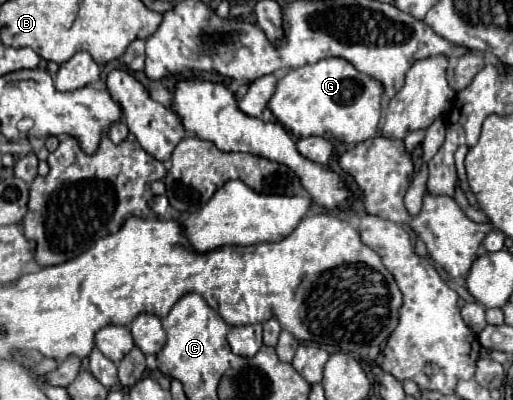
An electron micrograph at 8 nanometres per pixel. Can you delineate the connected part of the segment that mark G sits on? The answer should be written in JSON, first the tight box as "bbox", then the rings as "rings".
{"bbox":[267,58,383,144],"rings":[[[325,58],[289,70],[289,74],[279,80],[267,108],[295,136],[321,136],[327,140],[357,144],[377,136],[381,100],[383,84],[379,80],[355,70],[355,66],[343,58]]]}

